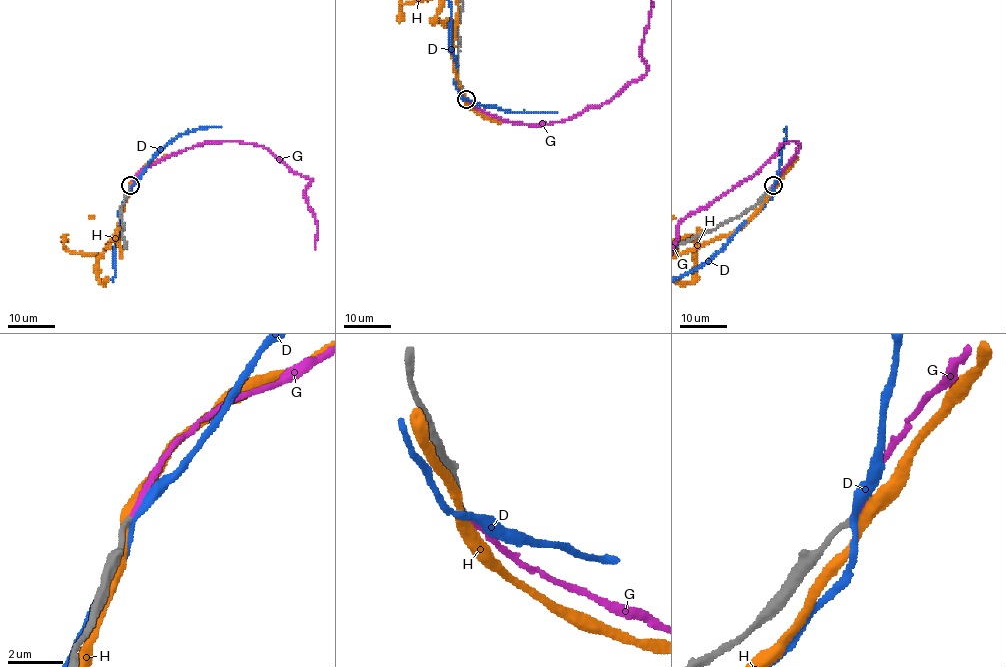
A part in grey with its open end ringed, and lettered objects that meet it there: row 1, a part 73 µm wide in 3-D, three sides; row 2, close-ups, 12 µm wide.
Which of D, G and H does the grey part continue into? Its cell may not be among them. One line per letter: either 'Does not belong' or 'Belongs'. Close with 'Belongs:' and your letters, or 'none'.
D: Does not belong
G: Belongs
H: Does not belong
Belongs: G

